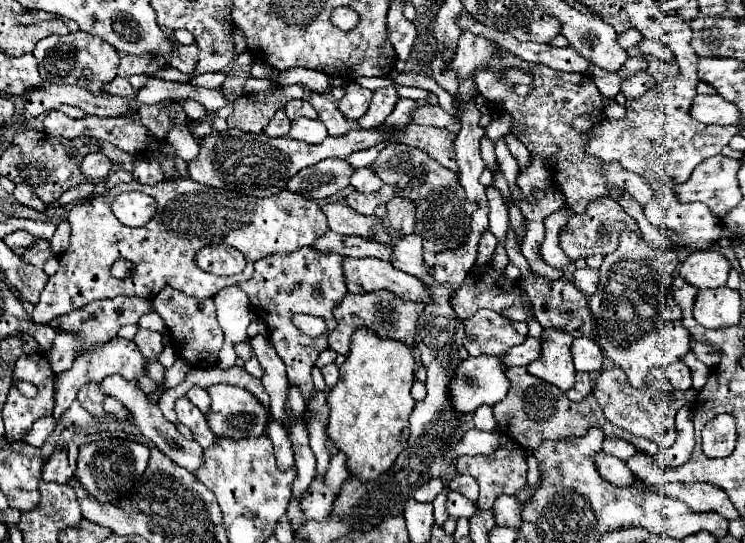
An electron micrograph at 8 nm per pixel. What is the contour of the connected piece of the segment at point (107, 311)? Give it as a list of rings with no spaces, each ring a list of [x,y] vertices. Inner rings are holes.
[[[114,297],[114,299],[102,299],[102,301],[94,301],[86,307],[80,307],[78,311],[72,311],[68,315],[64,315],[62,319],[62,327],[64,331],[74,331],[82,341],[84,341],[84,351],[90,349],[90,345],[94,343],[104,343],[108,339],[112,339],[118,329],[122,325],[128,323],[138,323],[138,319],[144,313],[152,311],[152,301],[150,299],[138,299],[138,297]]]

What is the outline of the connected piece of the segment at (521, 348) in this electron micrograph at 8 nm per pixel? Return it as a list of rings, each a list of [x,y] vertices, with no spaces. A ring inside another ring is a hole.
[[[526,337],[524,343],[512,347],[504,355],[504,365],[506,367],[512,367],[512,365],[526,367],[532,361],[536,361],[540,355],[542,355],[542,339],[540,337]]]

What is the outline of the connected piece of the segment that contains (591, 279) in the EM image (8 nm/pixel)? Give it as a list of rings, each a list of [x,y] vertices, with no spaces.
[[[584,267],[584,269],[576,269],[574,271],[574,285],[588,295],[594,295],[596,285],[600,281],[600,271],[592,269],[592,267]]]

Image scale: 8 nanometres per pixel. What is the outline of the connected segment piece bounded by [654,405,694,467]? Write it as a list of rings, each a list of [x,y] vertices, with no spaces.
[[[684,405],[676,415],[676,441],[670,449],[660,451],[654,455],[654,463],[658,467],[674,467],[682,465],[690,459],[694,451],[694,425],[692,425],[694,411],[690,405]]]

